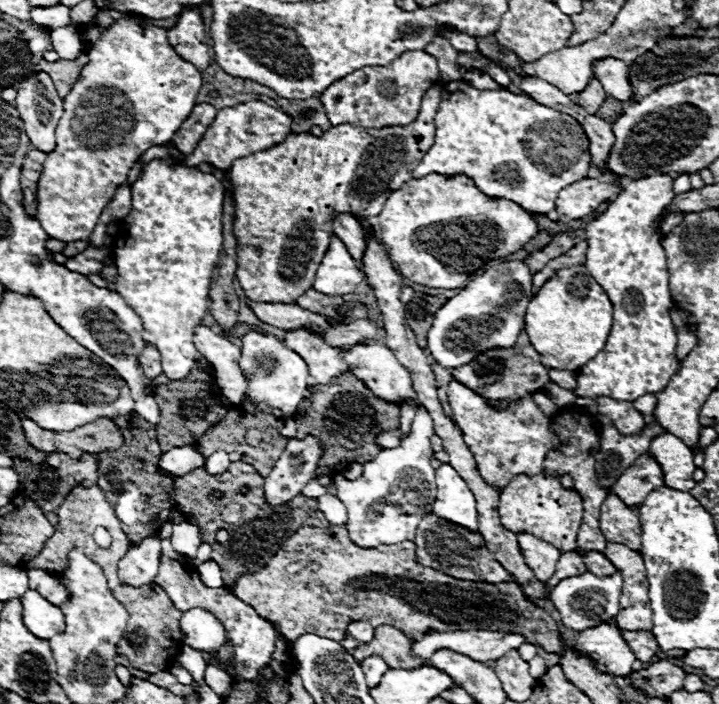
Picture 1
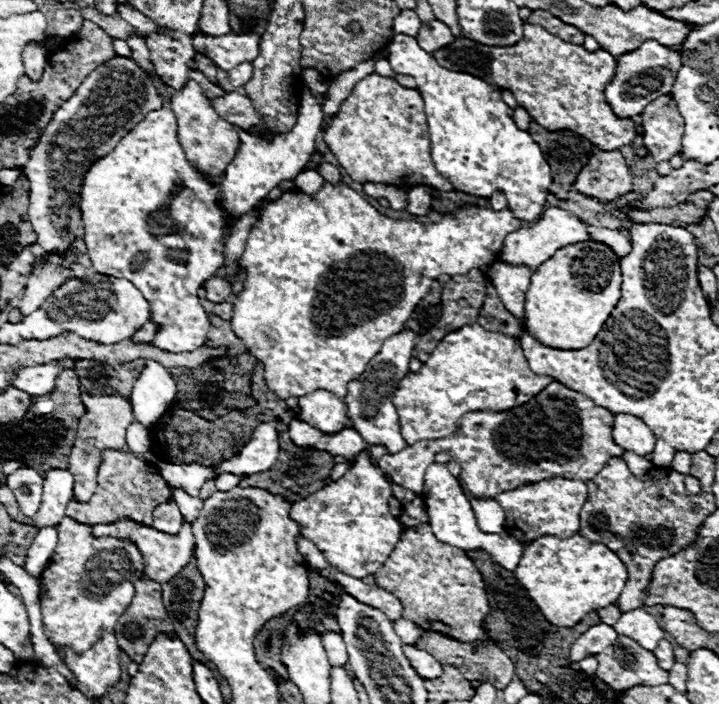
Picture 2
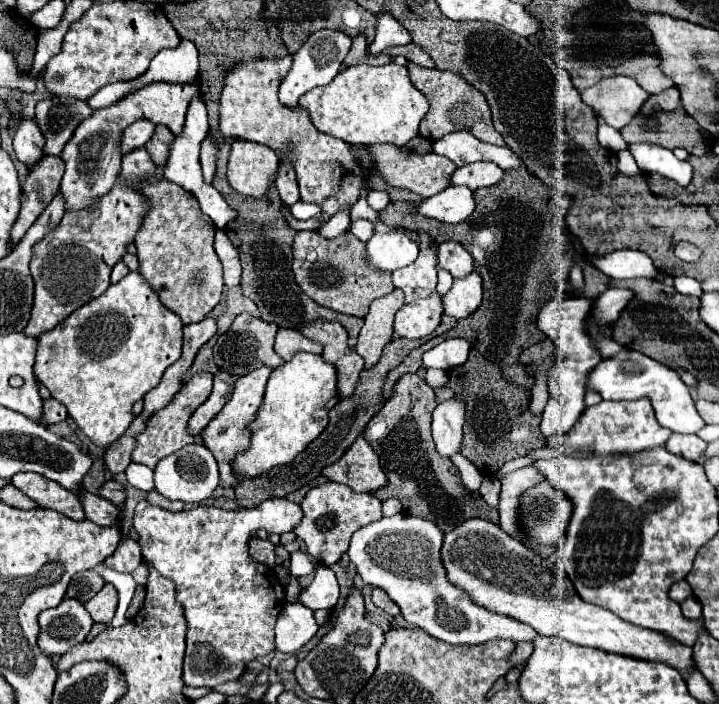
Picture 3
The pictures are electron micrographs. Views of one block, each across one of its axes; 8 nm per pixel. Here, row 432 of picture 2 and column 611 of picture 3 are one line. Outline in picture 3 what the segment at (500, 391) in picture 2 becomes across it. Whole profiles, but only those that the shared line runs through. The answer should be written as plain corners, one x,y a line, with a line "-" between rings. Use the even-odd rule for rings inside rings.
646,398
636,402
600,402
596,406
590,406
580,416
578,424
572,428
572,432
564,438
546,438
548,446
558,446
560,442
566,442
570,446
592,446
594,454
614,454
614,452
638,452
644,448
664,446
670,438
670,430
662,428
656,418
650,402

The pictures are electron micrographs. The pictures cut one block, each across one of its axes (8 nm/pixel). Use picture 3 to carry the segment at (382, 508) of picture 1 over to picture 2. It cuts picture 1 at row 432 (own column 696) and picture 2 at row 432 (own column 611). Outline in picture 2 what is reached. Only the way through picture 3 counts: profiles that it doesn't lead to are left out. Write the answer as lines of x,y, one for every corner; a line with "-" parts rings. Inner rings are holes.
402,330
400,334
386,338
382,350
368,362
366,370
362,372
362,378
348,384
348,394
344,398
348,406
348,414
354,422
354,430
358,430
358,434
362,434
362,438
366,438
366,442
370,444
384,444
390,454
396,454
398,450
408,446
400,434
400,424
398,424
396,408
392,404
392,394
398,382
410,372
408,362
414,354
416,336
418,334
410,330

